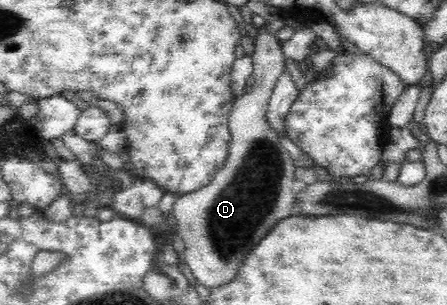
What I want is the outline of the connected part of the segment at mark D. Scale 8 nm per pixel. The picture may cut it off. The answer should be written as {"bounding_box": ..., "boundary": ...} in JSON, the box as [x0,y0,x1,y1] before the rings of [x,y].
{"bounding_box":[171,24,300,288],"boundary":[[[264,24],[255,37],[253,61],[254,85],[233,104],[229,114],[230,148],[222,168],[209,185],[183,194],[171,210],[177,237],[185,244],[184,260],[196,280],[206,288],[230,282],[245,256],[280,220],[294,214],[295,194],[300,171],[282,147],[278,133],[267,121],[267,108],[275,83],[286,70],[281,41]]]}

